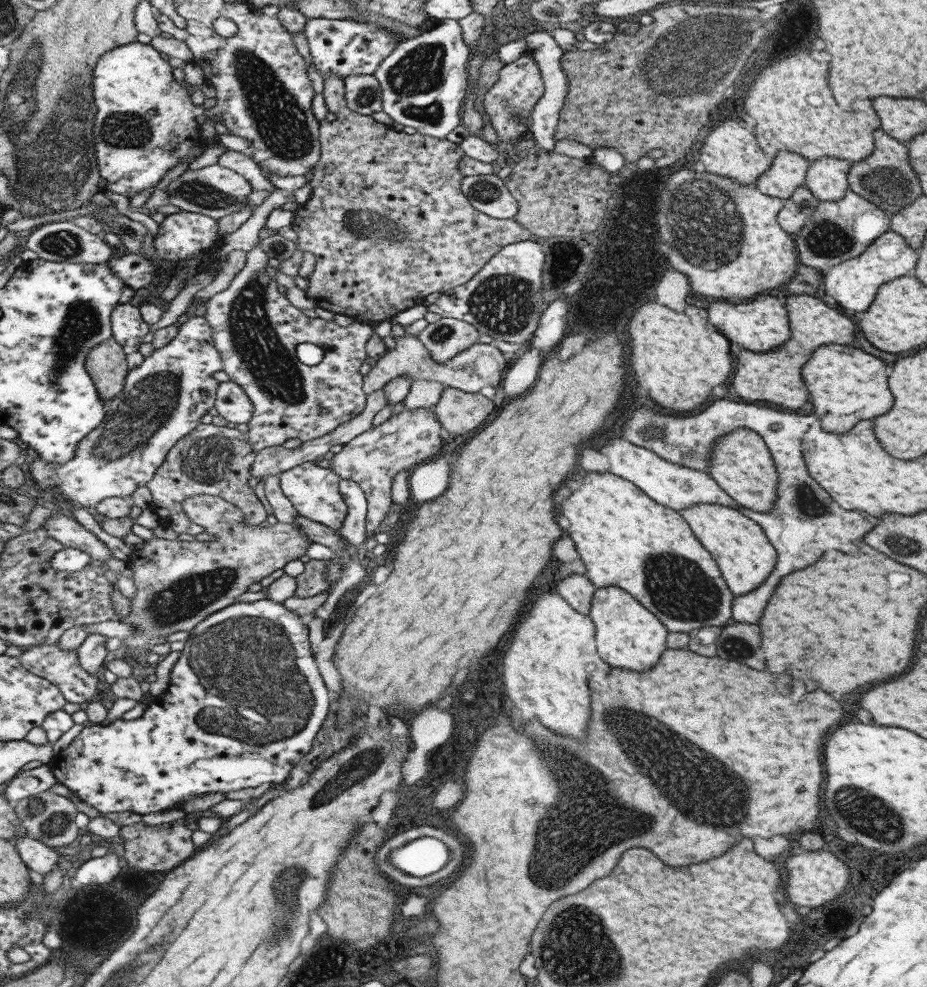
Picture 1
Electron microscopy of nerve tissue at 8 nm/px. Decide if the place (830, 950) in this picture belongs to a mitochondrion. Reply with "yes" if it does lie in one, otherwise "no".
no

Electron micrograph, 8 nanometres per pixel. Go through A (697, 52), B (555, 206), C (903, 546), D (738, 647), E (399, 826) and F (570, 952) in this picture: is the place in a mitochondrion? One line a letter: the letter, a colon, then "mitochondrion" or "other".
A: mitochondrion
B: other
C: mitochondrion
D: mitochondrion
E: other
F: mitochondrion

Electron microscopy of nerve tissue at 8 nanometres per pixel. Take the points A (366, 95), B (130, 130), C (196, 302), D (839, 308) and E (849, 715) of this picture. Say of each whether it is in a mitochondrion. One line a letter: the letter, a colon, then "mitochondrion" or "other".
A: mitochondrion
B: mitochondrion
C: other
D: other
E: other

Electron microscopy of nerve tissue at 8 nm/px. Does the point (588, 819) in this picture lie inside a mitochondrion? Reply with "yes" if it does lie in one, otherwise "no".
yes

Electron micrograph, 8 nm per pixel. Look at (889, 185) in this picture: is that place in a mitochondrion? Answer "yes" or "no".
yes

